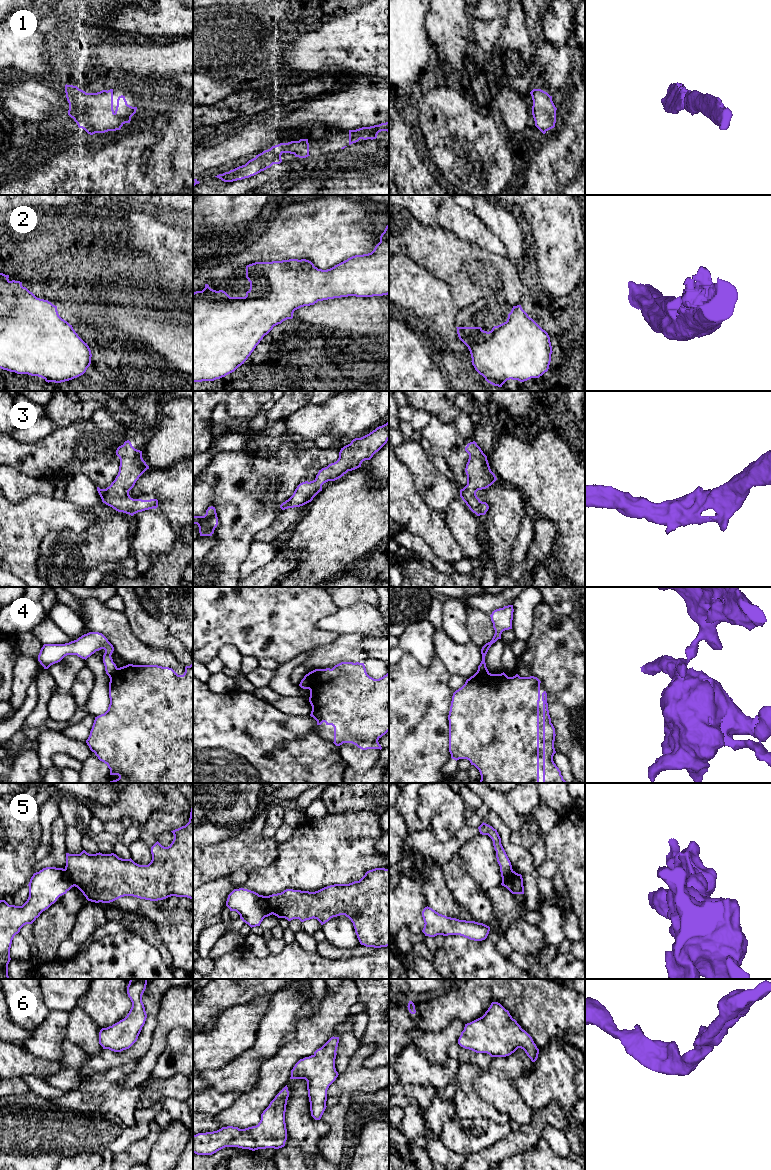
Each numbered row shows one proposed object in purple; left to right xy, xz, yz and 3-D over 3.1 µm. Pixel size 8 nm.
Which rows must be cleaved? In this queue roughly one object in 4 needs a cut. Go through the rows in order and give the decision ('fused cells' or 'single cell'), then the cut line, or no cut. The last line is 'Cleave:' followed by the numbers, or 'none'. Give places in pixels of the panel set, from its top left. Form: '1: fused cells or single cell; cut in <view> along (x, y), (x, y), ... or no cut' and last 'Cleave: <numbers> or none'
1: single cell; no cut
2: single cell; no cut
3: single cell; no cut
4: fused cells; cut in xz along (308, 673), (309, 688)
5: fused cells; cut in xz along (265, 896), (272, 913)
6: single cell; no cut
Cleave: 4, 5

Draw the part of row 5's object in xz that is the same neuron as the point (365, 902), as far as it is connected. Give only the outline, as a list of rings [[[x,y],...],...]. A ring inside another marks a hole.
[[[389,869],[369,870],[359,880],[349,884],[334,884],[315,892],[286,889],[267,897],[272,914],[288,921],[317,919],[321,925],[331,918],[345,915],[353,923],[361,945],[381,948],[389,946]]]

